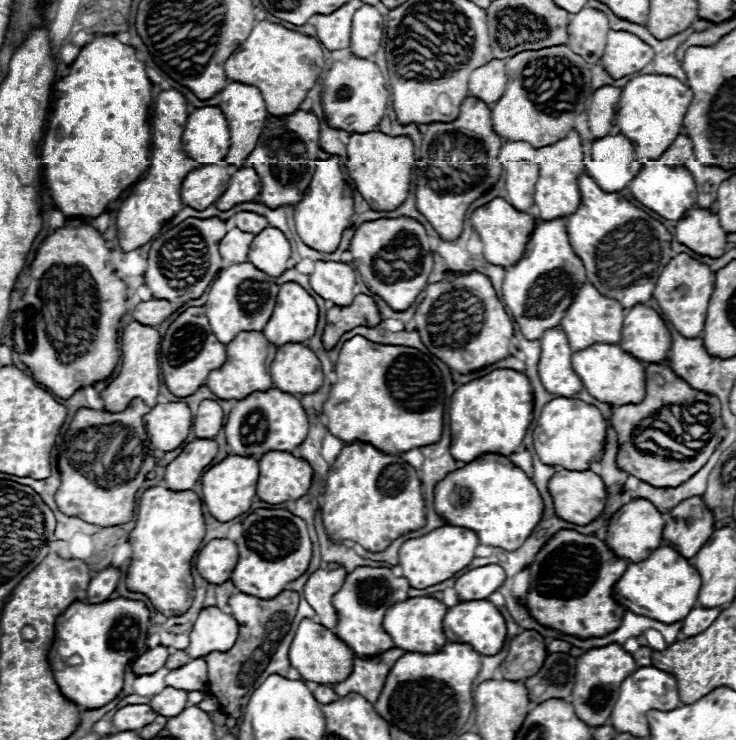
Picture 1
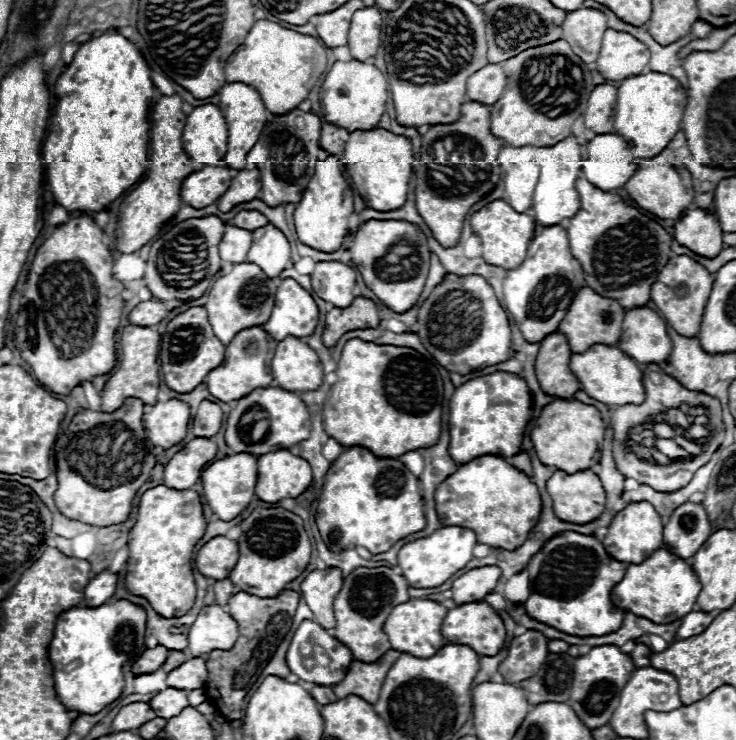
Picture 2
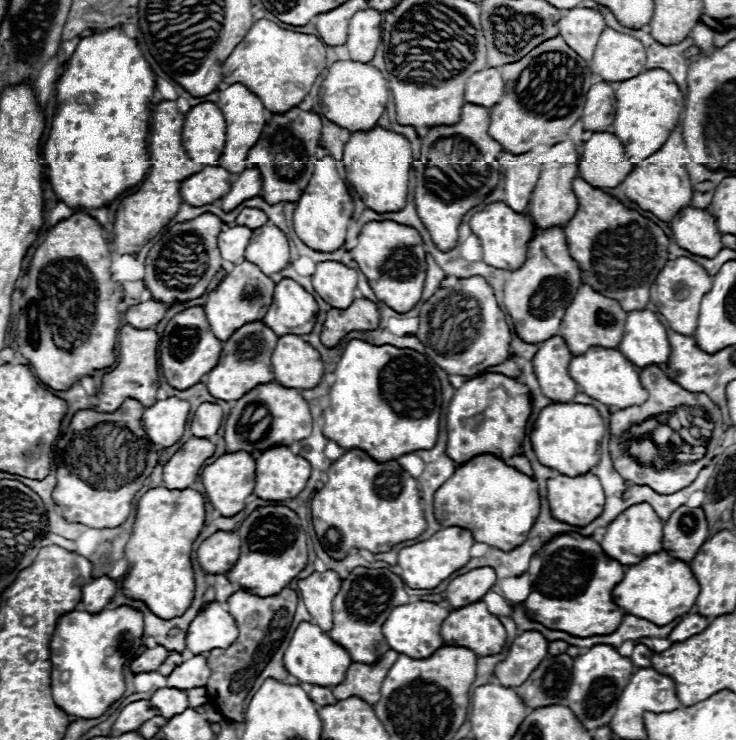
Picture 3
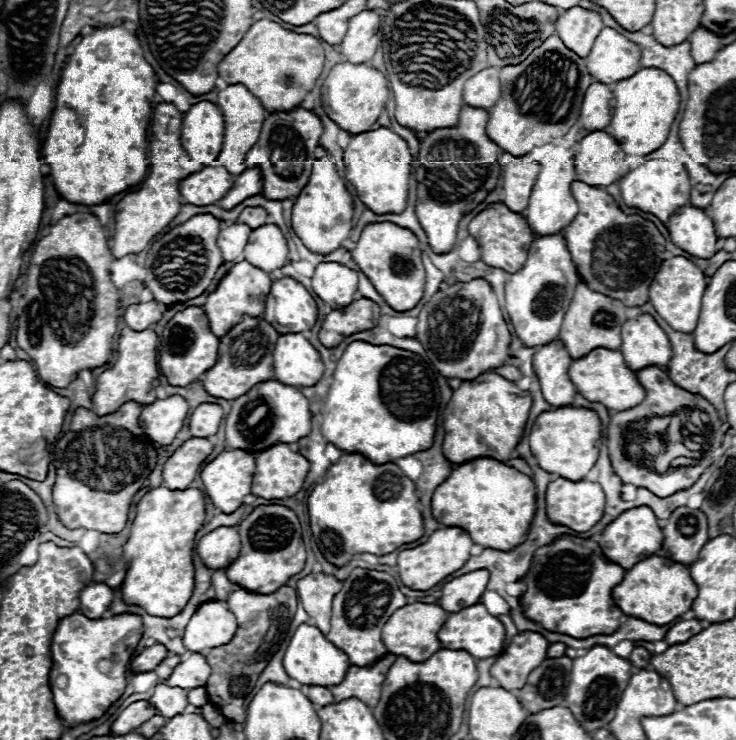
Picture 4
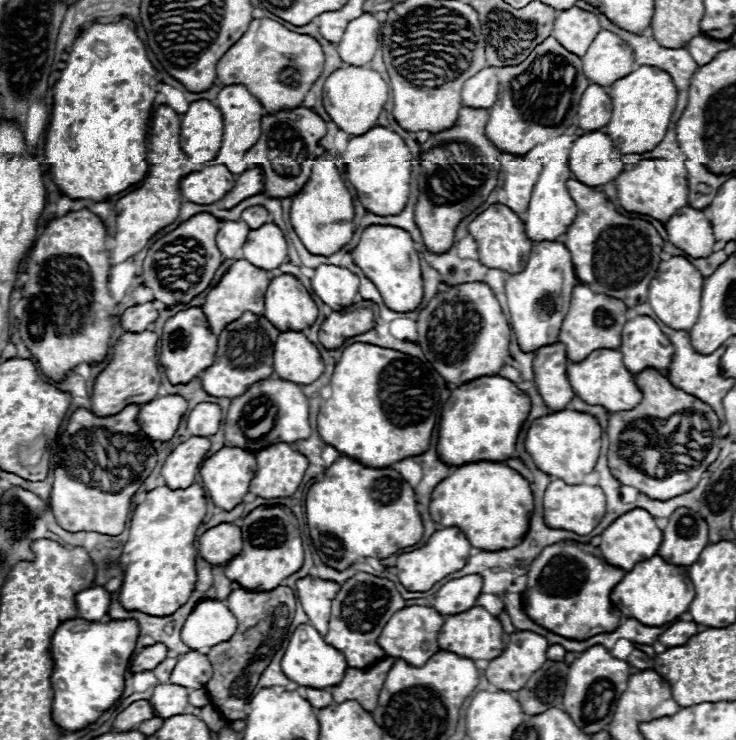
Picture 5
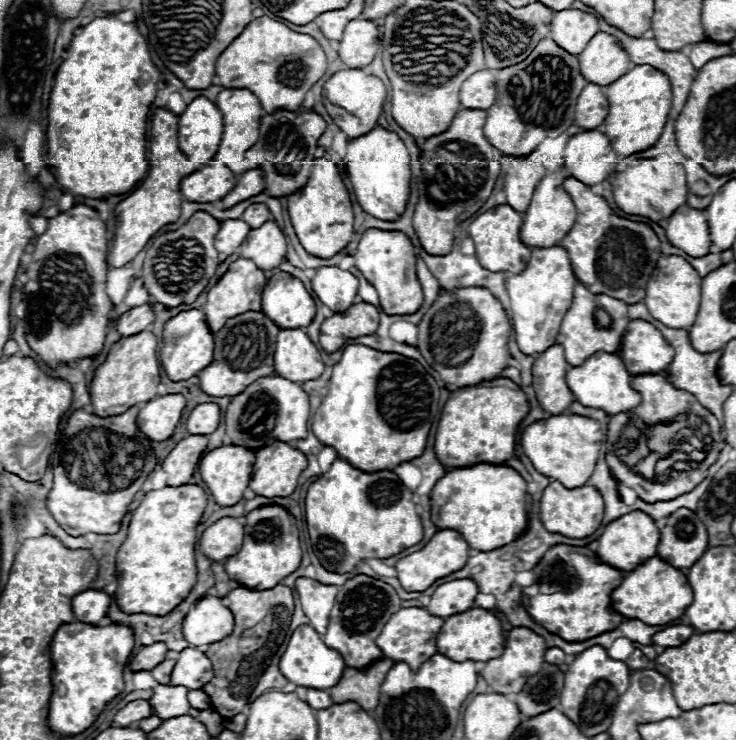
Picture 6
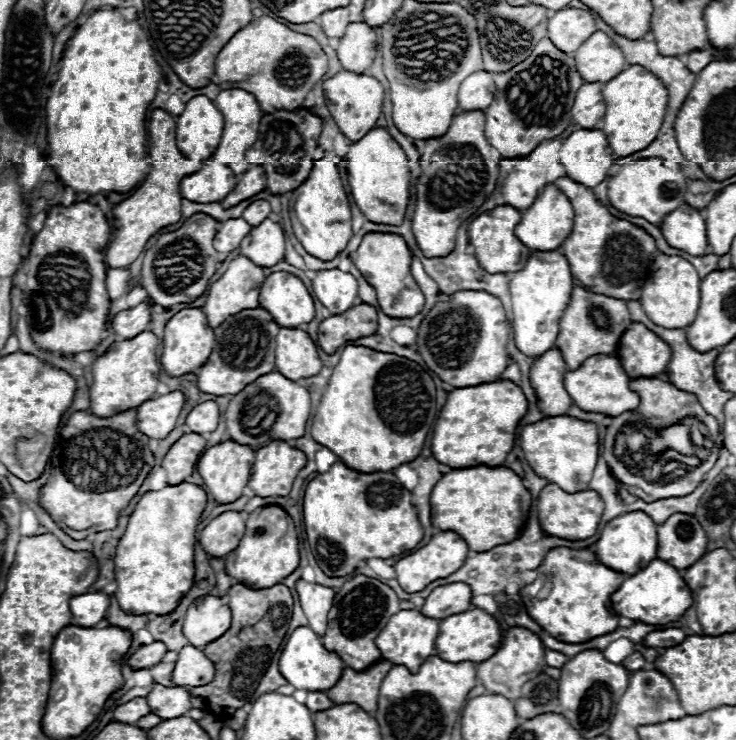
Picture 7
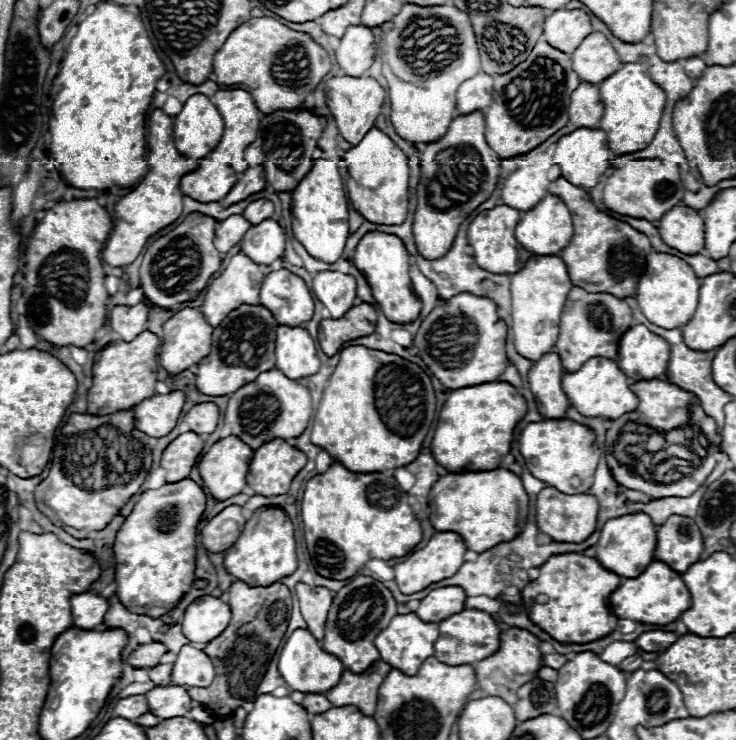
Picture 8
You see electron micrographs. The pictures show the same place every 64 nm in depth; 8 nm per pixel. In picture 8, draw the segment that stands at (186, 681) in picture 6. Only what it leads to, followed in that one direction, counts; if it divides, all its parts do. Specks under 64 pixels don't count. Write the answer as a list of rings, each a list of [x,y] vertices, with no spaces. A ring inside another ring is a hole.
[[[190,644],[182,646],[172,668],[172,684],[192,688],[192,686],[210,686],[212,680],[214,680],[214,664],[210,662],[210,658]]]

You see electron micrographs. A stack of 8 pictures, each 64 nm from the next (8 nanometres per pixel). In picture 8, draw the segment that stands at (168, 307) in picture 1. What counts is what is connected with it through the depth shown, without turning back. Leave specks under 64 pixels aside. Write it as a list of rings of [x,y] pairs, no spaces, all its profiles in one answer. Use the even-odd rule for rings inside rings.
[[[136,304],[136,306],[116,306],[110,312],[110,326],[112,330],[126,342],[134,340],[140,332],[146,330],[148,322],[148,306]]]

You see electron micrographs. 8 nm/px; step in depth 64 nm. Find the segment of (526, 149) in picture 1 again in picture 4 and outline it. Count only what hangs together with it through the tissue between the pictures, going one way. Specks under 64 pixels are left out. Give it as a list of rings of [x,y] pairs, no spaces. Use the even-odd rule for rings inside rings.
[[[582,129],[582,130],[580,130],[580,138],[578,138],[578,142],[576,142],[576,144],[572,144],[572,142],[570,142],[570,140],[566,140],[566,135],[564,135],[564,136],[562,136],[562,137],[560,137],[560,138],[555,138],[555,139],[554,139],[554,140],[552,140],[552,142],[550,142],[550,143],[548,143],[548,144],[545,144],[545,145],[542,145],[542,146],[538,146],[538,147],[535,147],[535,148],[533,148],[533,150],[532,150],[532,151],[531,151],[531,152],[529,152],[529,153],[528,153],[528,154],[526,154],[526,155],[524,155],[524,157],[523,157],[523,156],[520,156],[520,157],[515,157],[515,156],[512,156],[512,155],[511,155],[511,154],[508,154],[508,153],[507,153],[507,152],[504,152],[504,154],[502,154],[502,155],[501,155],[501,156],[500,156],[500,157],[499,157],[499,158],[498,158],[498,160],[497,160],[497,161],[498,161],[498,162],[499,162],[499,163],[500,163],[500,165],[501,165],[501,174],[500,174],[500,176],[501,176],[501,179],[502,179],[502,181],[503,181],[503,182],[502,182],[502,191],[501,191],[501,192],[499,192],[499,194],[500,194],[500,196],[504,196],[504,200],[502,200],[502,201],[503,201],[503,202],[502,202],[502,203],[504,203],[504,204],[506,204],[506,206],[510,206],[510,210],[518,210],[518,212],[524,212],[524,210],[526,210],[526,206],[528,206],[528,198],[530,198],[530,192],[532,192],[532,186],[534,186],[534,182],[536,182],[536,178],[538,178],[538,172],[540,172],[540,170],[541,170],[541,166],[542,166],[542,164],[540,164],[540,162],[542,162],[542,160],[544,160],[544,158],[546,158],[546,156],[548,156],[548,154],[550,154],[550,152],[552,152],[552,150],[554,150],[554,148],[572,148],[572,150],[574,150],[574,154],[575,154],[575,151],[576,151],[576,146],[577,146],[577,144],[578,144],[578,143],[579,143],[579,141],[580,141],[580,140],[581,140],[581,139],[582,139],[582,138],[583,138],[583,137],[585,137],[585,136],[586,136],[586,135],[587,135],[587,134],[589,134],[589,132],[588,132],[588,131],[586,131],[586,130],[584,130],[584,129]]]

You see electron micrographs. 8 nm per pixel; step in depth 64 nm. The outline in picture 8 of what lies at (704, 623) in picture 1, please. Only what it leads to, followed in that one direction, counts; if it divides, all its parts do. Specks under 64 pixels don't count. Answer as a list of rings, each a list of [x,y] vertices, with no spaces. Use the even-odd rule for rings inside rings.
[[[654,630],[654,632],[644,632],[634,644],[646,652],[658,652],[668,646],[672,646],[680,636],[676,632],[664,632],[664,630]]]

